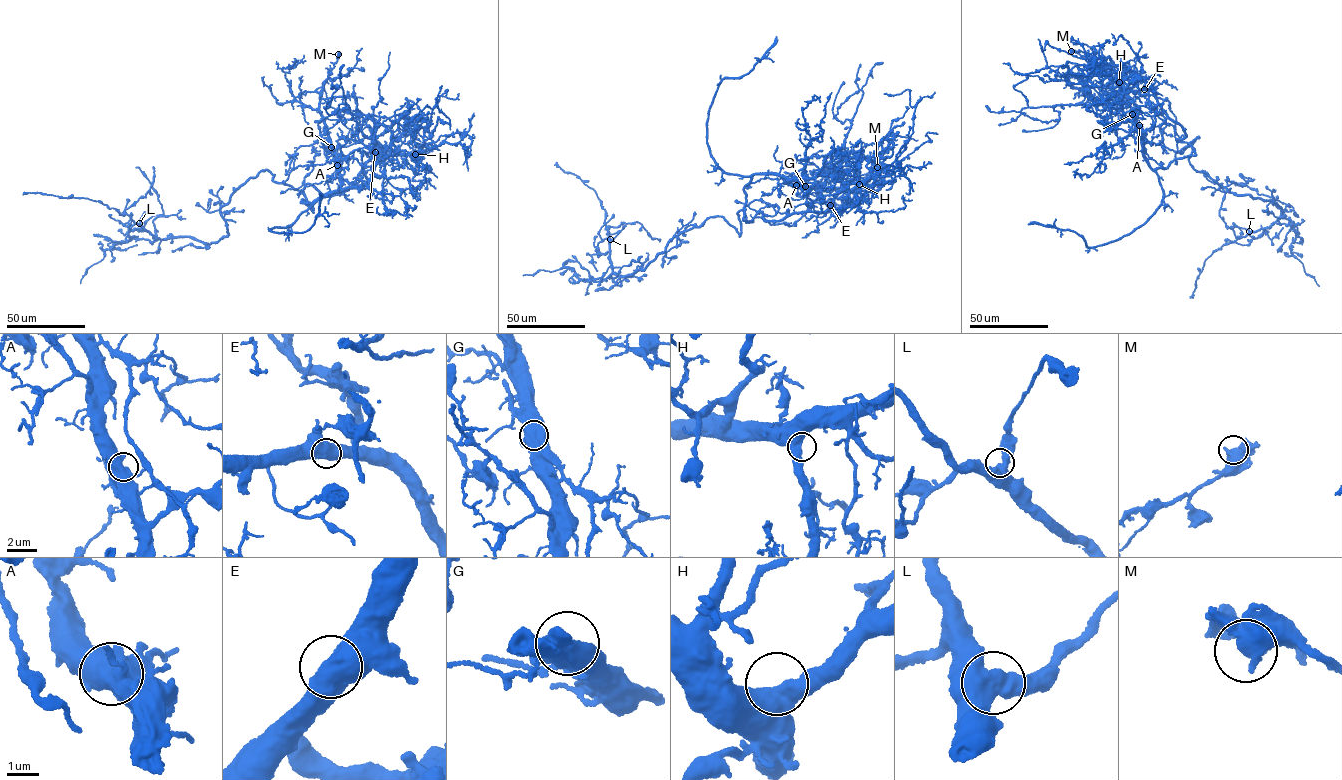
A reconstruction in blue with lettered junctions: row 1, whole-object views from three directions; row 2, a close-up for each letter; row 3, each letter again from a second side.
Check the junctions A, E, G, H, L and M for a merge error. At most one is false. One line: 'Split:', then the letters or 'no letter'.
Split: G

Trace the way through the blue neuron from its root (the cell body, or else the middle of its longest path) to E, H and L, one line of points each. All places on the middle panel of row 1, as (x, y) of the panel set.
E: (741, 226), (742, 210), (748, 222), (760, 212), (765, 220), (776, 221), (830, 205)
H: (741, 226), (740, 210), (748, 222), (760, 212), (776, 221), (822, 212), (844, 184), (859, 184)
L: (741, 226), (740, 236), (722, 217), (707, 218), (673, 237), (643, 270), (622, 277), (613, 271), (610, 239)

